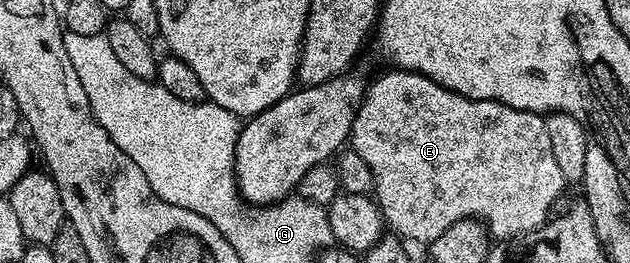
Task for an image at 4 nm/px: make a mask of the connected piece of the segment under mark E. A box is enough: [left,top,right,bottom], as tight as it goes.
[349,68,565,242]

